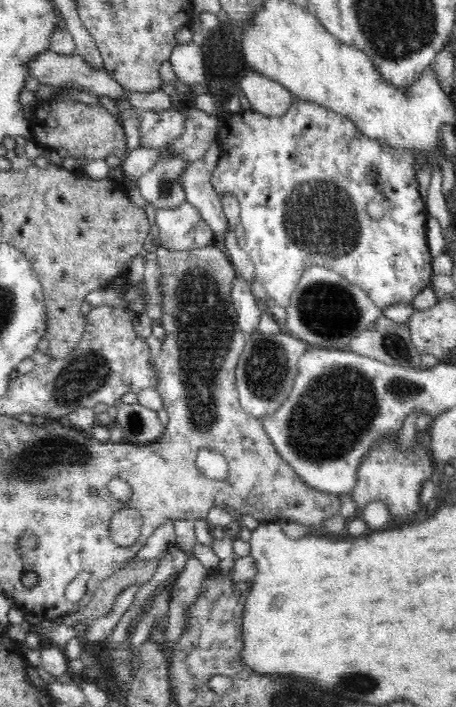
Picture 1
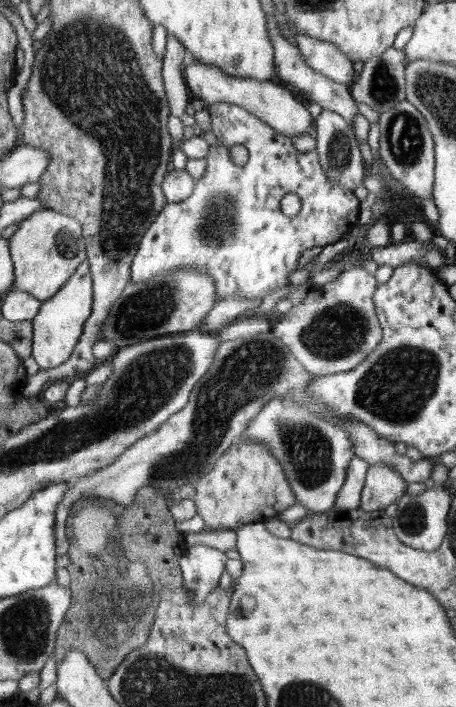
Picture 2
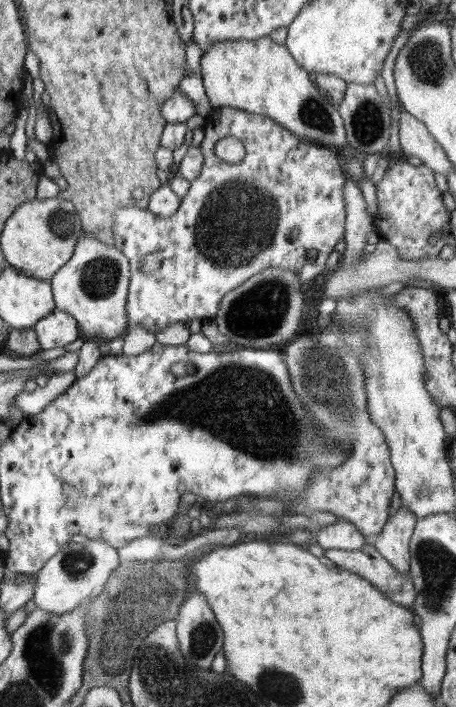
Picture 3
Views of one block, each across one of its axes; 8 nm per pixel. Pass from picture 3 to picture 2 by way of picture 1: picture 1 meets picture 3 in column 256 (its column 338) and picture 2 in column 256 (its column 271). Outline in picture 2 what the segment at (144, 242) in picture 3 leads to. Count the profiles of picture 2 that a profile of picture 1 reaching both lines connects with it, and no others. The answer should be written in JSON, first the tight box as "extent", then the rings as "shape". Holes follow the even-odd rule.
{"extent":[129,104,359,306],"shape":[[[213,104],[207,106],[207,112],[211,114],[211,132],[219,138],[221,146],[211,148],[211,154],[207,154],[207,170],[195,182],[193,194],[185,202],[163,206],[155,222],[151,222],[131,262],[129,282],[145,282],[177,268],[207,268],[215,282],[217,300],[233,298],[233,294],[239,294],[239,298],[255,306],[261,298],[275,292],[273,288],[287,284],[285,276],[291,270],[297,270],[297,258],[303,250],[313,246],[325,248],[357,226],[355,220],[359,200],[353,196],[353,192],[339,188],[335,182],[327,182],[325,174],[319,170],[315,150],[299,154],[291,146],[291,138],[271,128],[259,116],[237,104]],[[237,144],[247,150],[247,162],[243,166],[235,166],[229,160],[229,150]],[[287,192],[297,194],[301,200],[301,210],[293,218],[287,218],[279,212],[279,200]]]}

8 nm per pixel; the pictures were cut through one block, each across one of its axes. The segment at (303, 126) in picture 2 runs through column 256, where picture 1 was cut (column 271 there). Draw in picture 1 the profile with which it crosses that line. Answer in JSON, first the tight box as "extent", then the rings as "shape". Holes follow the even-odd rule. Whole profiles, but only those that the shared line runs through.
{"extent":[240,74,294,116],"shape":[[[246,74],[240,86],[252,108],[264,116],[284,116],[294,100],[294,96],[284,86],[266,80],[262,74]]]}

